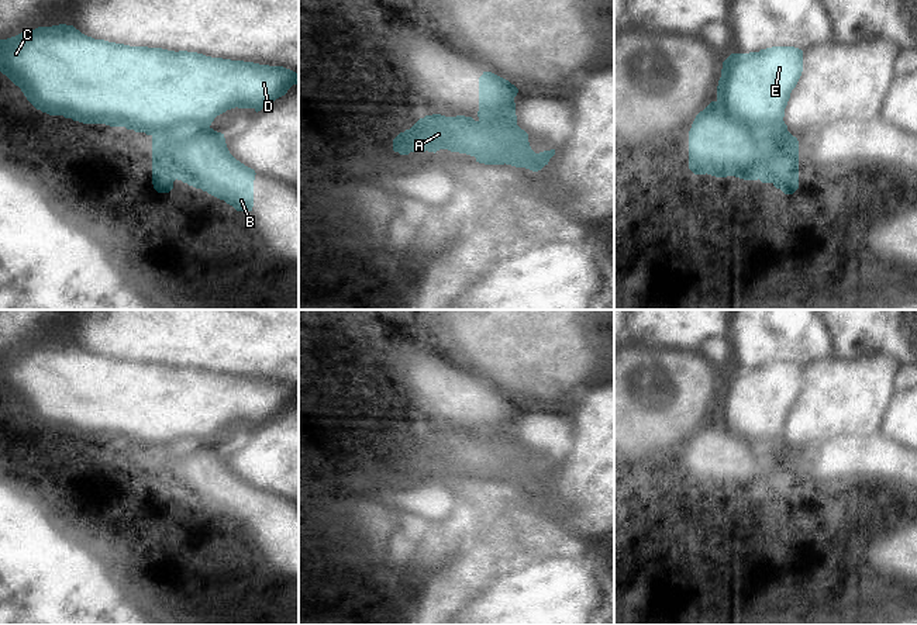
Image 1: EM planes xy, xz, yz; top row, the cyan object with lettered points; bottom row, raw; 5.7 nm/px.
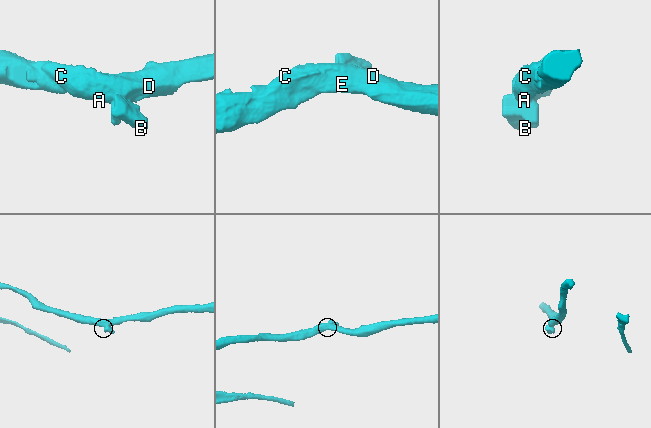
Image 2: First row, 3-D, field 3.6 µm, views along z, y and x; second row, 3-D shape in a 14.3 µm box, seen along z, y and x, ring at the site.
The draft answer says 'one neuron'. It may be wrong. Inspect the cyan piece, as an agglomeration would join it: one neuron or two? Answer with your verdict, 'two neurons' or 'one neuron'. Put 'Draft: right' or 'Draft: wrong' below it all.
two neurons
Draft: wrong

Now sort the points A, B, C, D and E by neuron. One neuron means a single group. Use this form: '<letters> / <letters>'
A C D E / B

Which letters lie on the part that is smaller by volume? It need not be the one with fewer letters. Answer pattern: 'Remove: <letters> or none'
Remove: B

